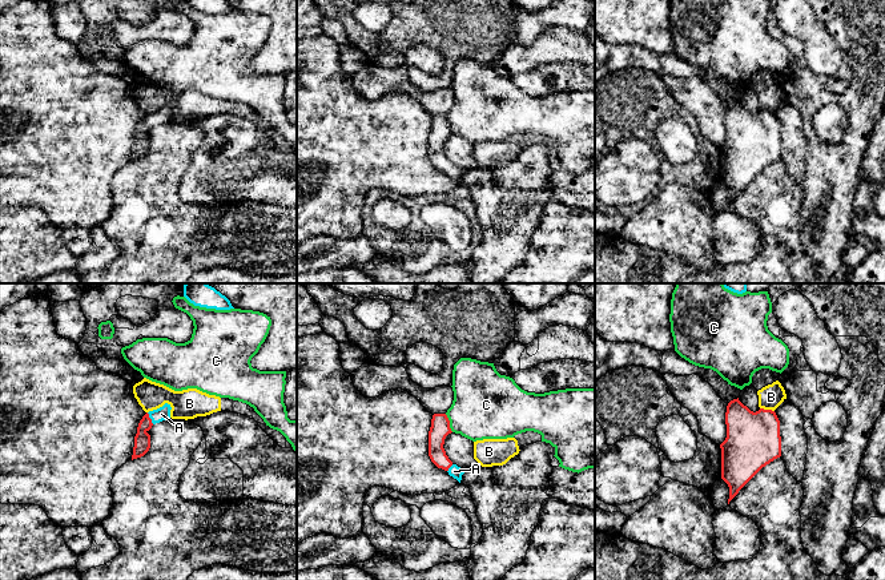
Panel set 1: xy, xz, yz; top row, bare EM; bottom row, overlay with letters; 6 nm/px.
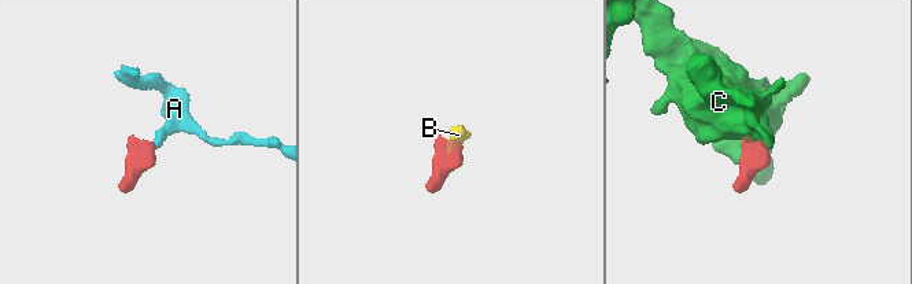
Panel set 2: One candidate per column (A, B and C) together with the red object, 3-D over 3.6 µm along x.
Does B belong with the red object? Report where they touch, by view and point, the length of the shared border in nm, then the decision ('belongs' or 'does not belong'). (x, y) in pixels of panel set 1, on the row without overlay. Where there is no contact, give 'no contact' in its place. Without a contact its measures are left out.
meets red in yz at (767, 112); contact 90 nm long; does not belong

